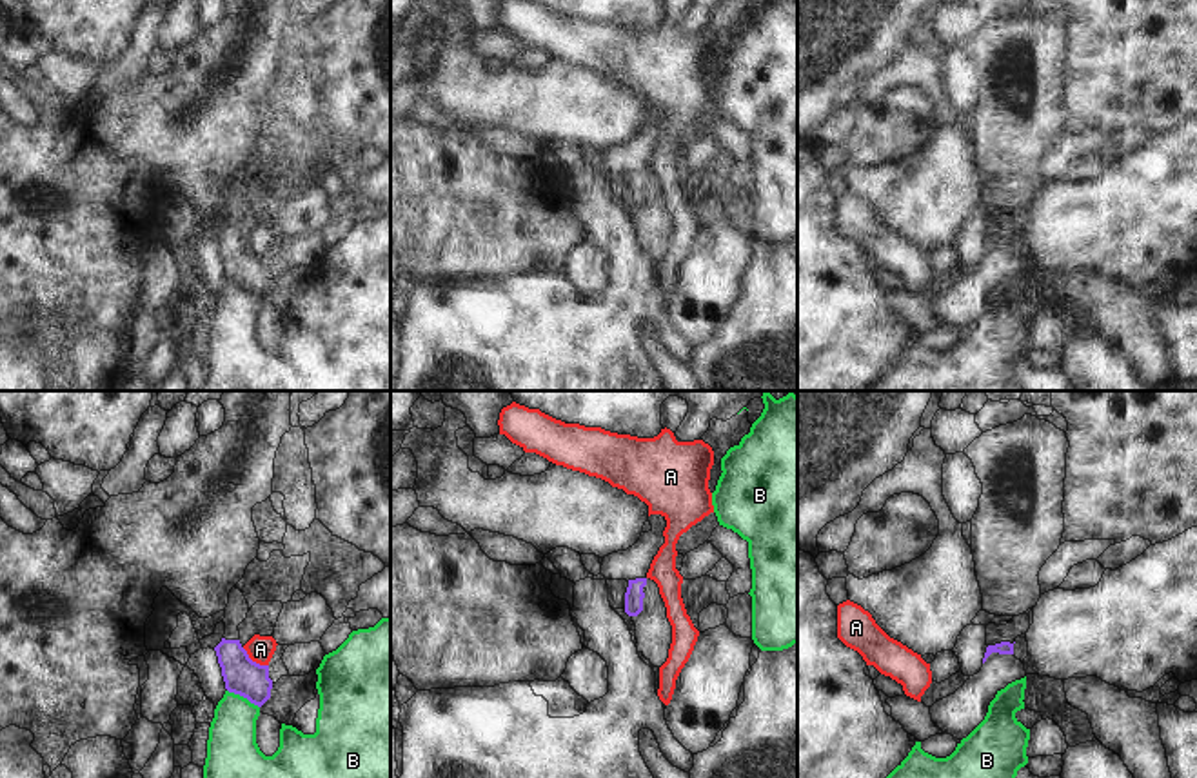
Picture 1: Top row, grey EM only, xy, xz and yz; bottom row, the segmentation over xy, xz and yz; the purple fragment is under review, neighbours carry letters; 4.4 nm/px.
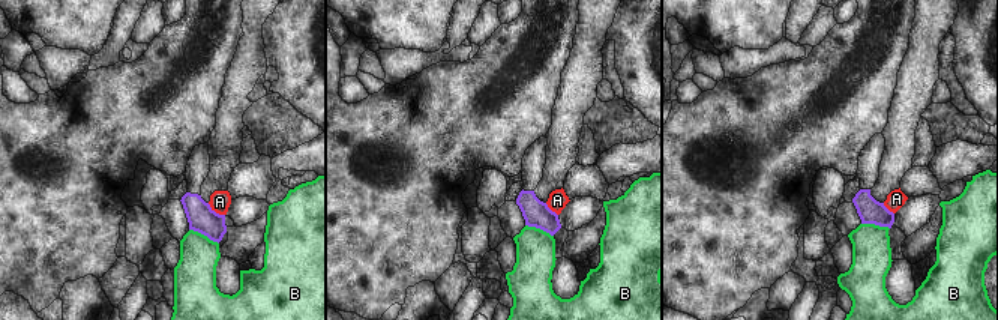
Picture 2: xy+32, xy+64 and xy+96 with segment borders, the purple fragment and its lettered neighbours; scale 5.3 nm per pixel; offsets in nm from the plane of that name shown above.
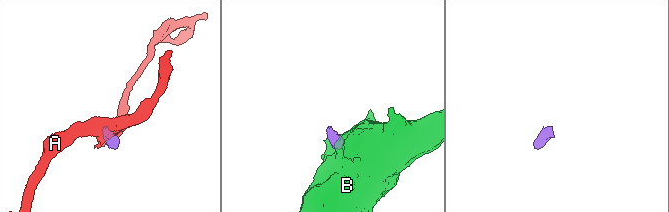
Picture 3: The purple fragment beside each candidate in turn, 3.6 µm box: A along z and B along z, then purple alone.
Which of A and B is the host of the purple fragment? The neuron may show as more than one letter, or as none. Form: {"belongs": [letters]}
{"belongs": []}

